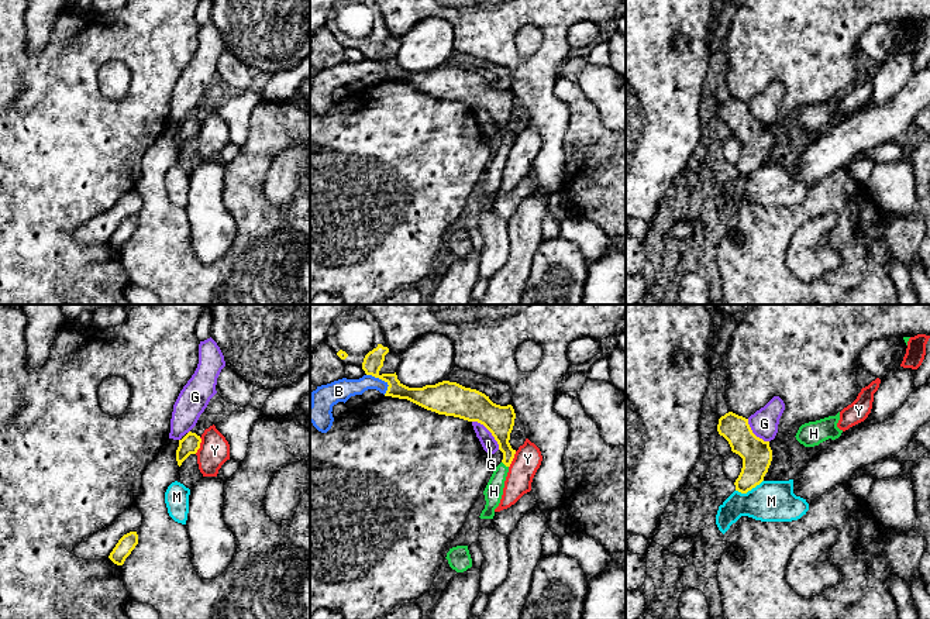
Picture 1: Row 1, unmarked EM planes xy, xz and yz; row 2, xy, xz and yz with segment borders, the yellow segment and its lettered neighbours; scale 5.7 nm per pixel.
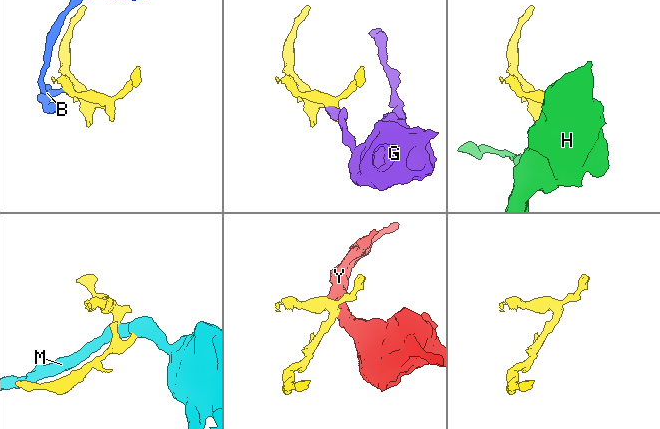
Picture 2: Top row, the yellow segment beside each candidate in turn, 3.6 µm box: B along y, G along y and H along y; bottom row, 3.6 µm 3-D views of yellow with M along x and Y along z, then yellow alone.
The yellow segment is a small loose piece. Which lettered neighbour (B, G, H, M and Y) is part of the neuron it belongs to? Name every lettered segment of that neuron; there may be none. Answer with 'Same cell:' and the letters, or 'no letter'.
Same cell: H

